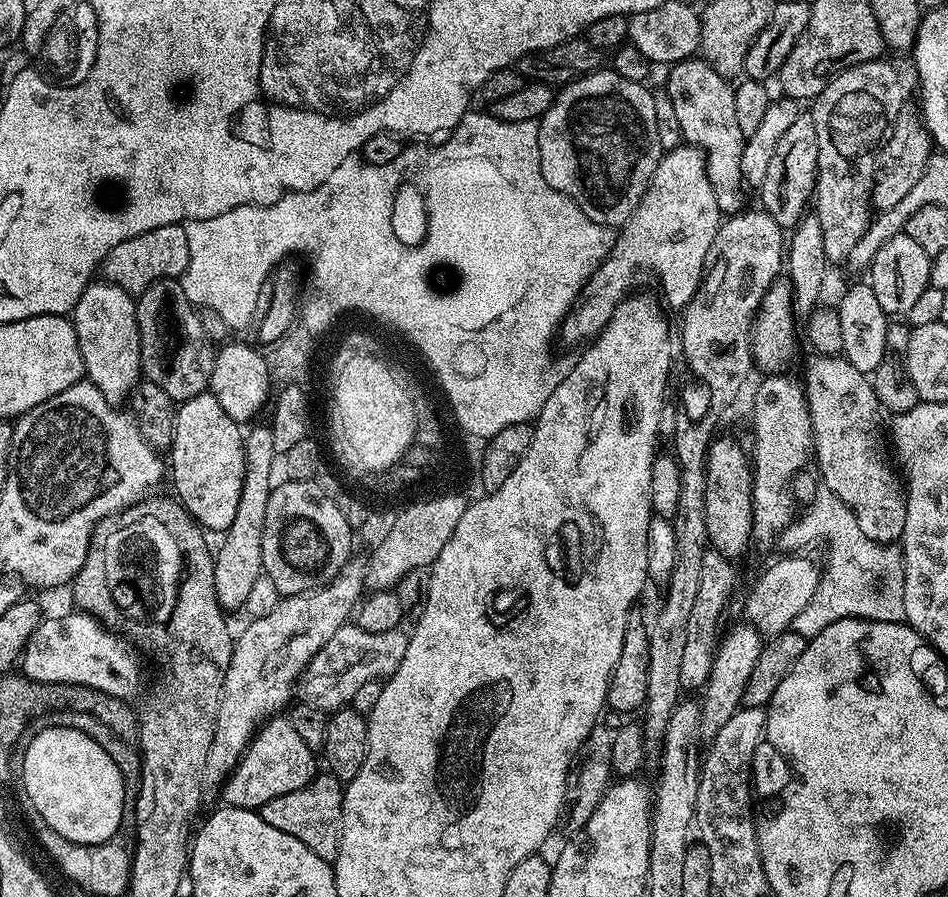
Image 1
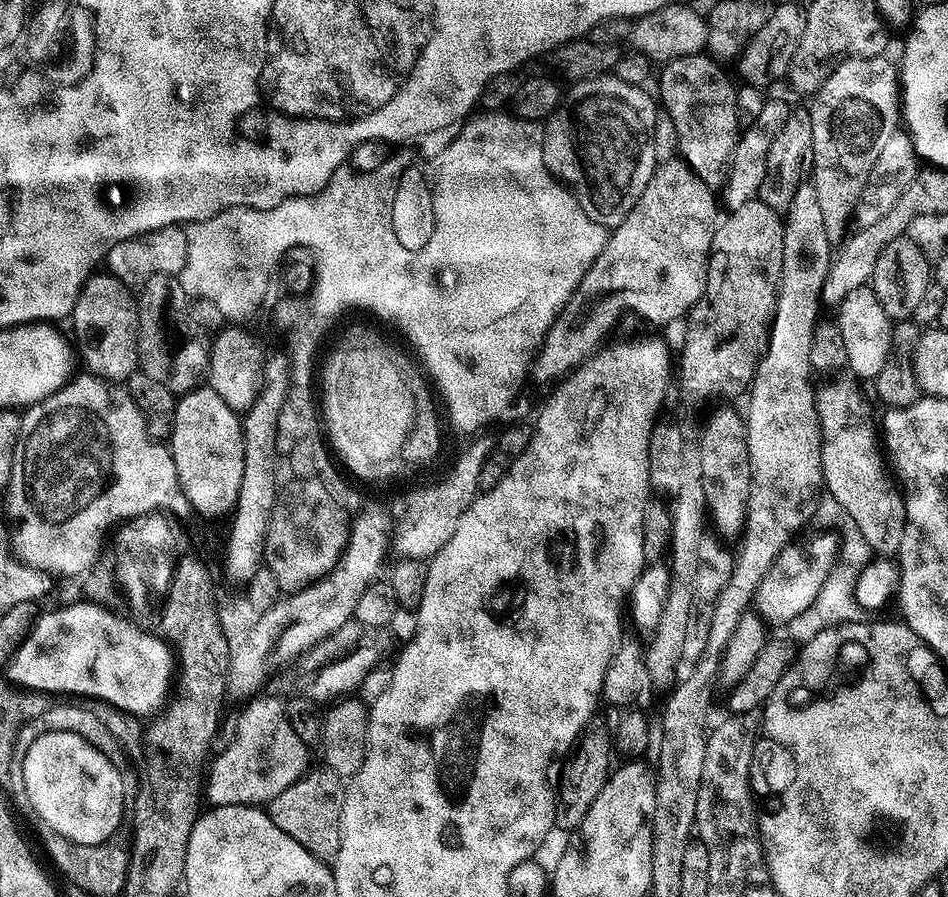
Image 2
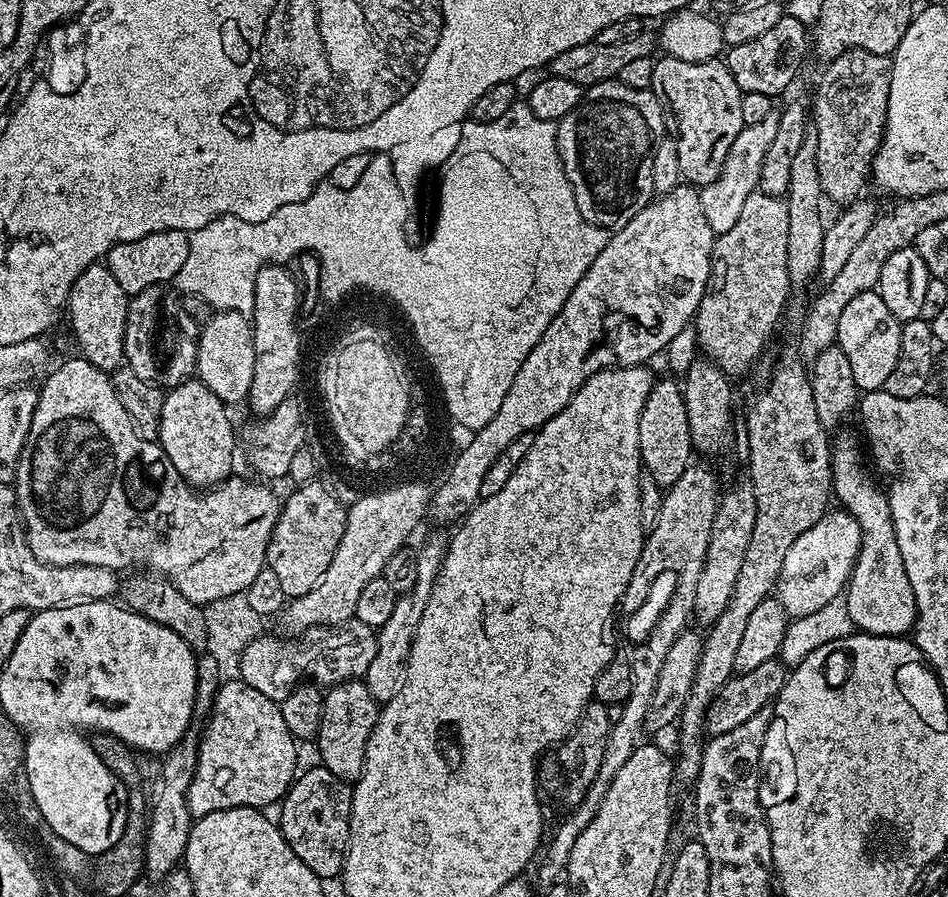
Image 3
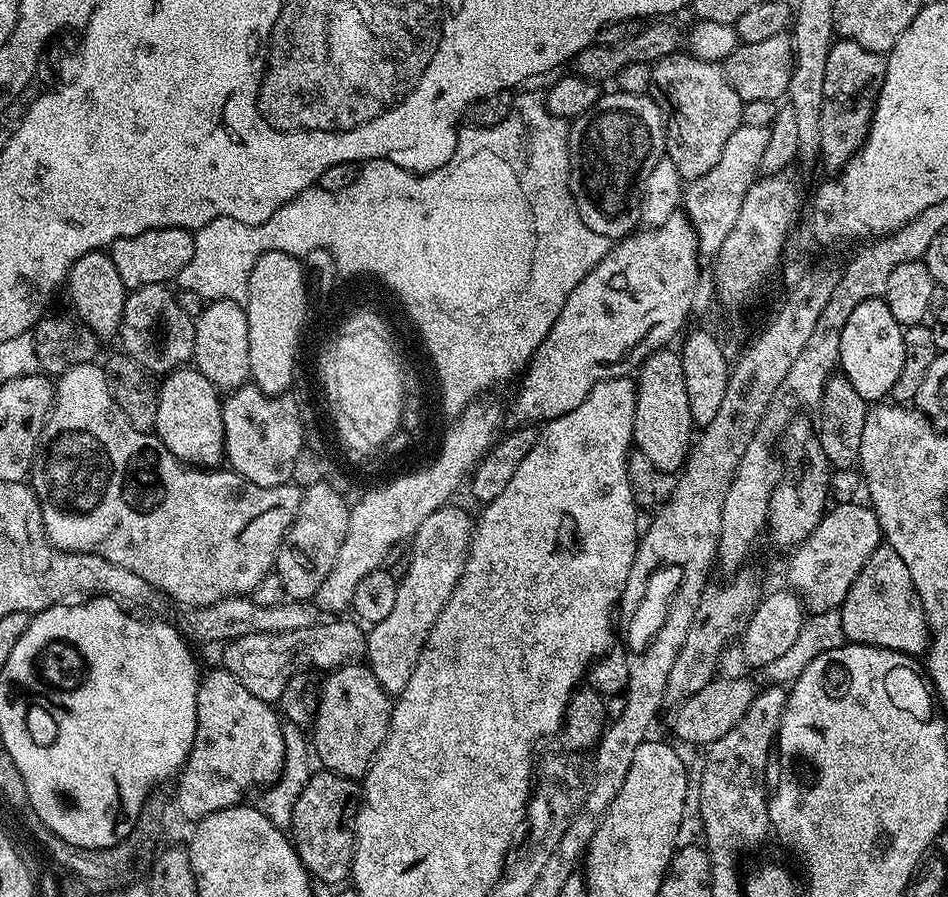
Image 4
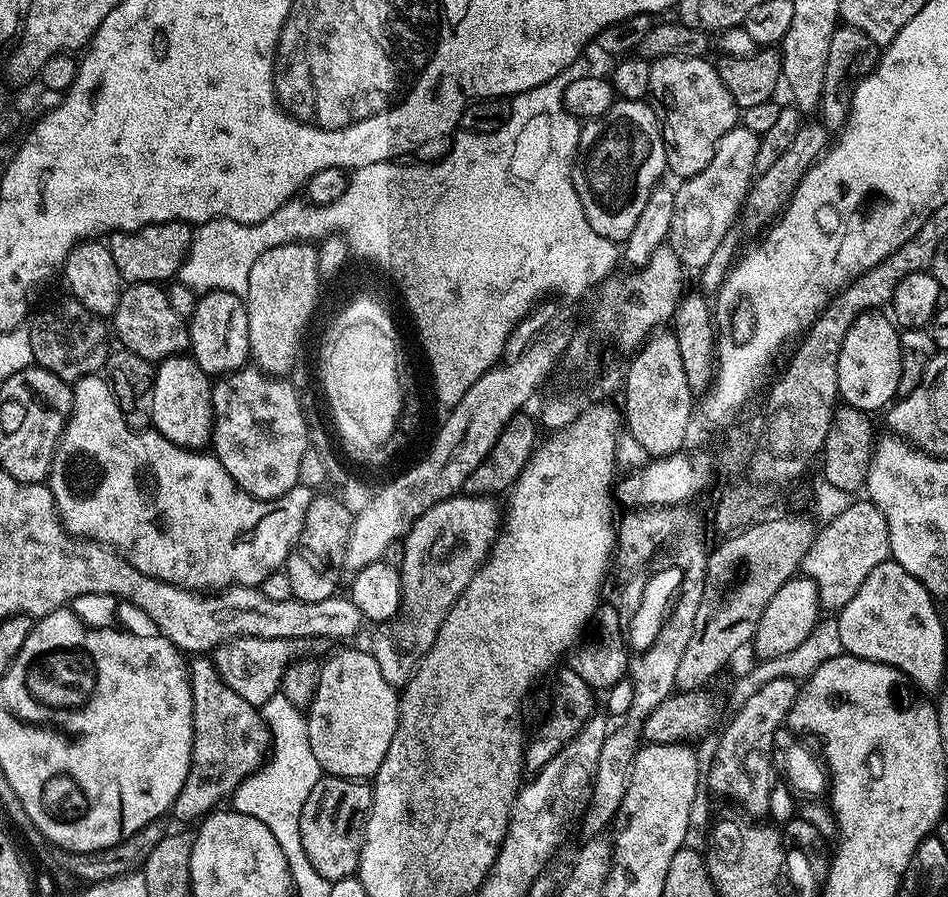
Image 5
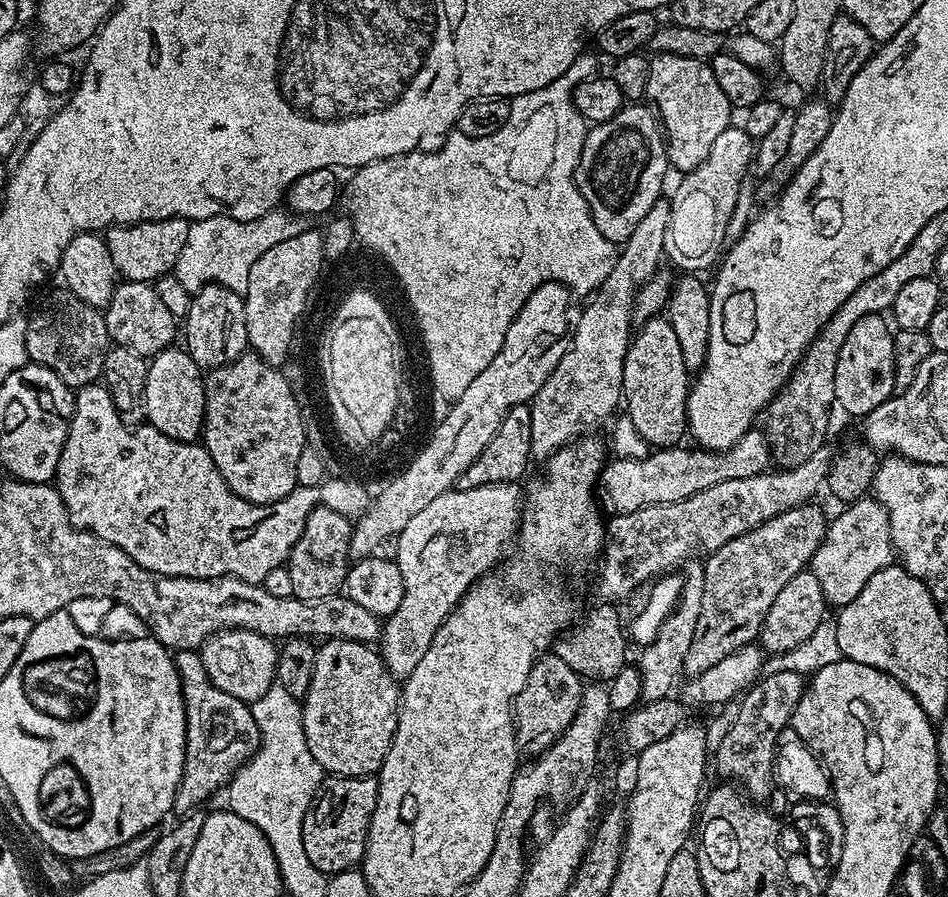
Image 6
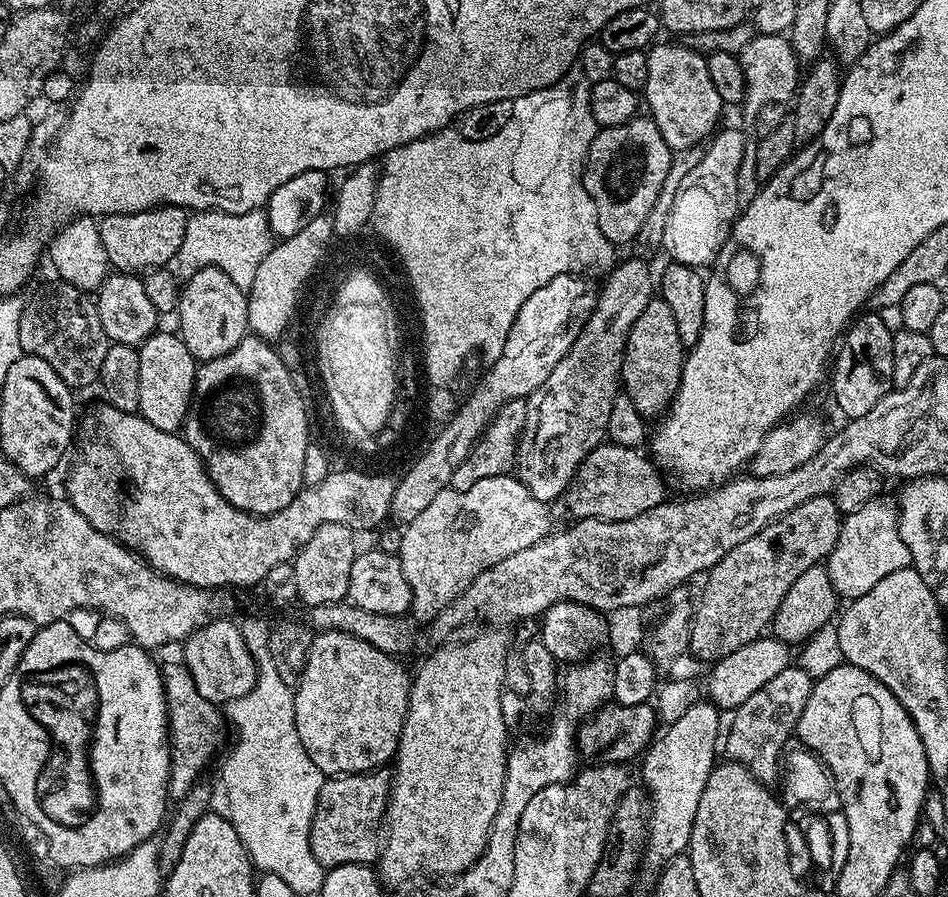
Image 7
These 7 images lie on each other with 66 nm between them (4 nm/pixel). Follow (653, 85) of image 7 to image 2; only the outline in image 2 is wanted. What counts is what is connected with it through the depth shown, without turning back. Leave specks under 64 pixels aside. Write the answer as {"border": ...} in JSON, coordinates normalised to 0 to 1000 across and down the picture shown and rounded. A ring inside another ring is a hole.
{"border":[[[750,61],[725,62],[706,67],[695,77],[695,115],[703,124],[704,133],[711,136],[717,155],[716,173],[723,183],[745,203],[752,212],[763,211],[768,200],[768,184],[772,181],[772,168],[781,154],[783,135],[781,119],[776,116],[775,93],[768,90],[768,85],[755,71]]]}

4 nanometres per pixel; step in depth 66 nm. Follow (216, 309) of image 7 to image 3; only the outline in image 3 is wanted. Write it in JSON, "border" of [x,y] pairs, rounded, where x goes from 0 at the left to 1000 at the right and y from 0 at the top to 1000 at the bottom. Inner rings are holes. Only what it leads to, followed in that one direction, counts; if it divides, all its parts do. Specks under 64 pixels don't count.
{"border":[[[225,347],[211,366],[206,418],[237,453],[261,447],[264,426],[268,426],[268,377],[265,356],[258,349]]]}

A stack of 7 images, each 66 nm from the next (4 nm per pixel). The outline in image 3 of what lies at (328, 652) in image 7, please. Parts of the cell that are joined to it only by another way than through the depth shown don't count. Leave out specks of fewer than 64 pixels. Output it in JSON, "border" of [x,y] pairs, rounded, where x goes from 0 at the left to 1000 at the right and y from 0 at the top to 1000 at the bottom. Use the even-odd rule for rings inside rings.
{"border":[[[383,757],[363,758],[359,763],[347,766],[342,771],[340,787],[340,809],[335,814],[331,833],[338,837],[336,851],[348,863],[368,872],[380,868],[384,862],[386,832],[390,827],[390,818],[401,799],[402,786],[398,785]]]}

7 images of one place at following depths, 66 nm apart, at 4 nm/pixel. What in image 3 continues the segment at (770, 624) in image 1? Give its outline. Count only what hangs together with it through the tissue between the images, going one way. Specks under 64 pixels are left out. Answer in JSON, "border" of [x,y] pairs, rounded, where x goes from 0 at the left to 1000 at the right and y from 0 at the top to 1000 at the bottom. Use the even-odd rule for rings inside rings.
{"border":[[[889,569],[870,571],[854,591],[842,595],[825,627],[816,657],[818,668],[826,676],[827,683],[833,689],[859,685],[859,680],[867,680],[871,671],[887,668],[899,642],[908,604],[909,591],[905,582]]]}

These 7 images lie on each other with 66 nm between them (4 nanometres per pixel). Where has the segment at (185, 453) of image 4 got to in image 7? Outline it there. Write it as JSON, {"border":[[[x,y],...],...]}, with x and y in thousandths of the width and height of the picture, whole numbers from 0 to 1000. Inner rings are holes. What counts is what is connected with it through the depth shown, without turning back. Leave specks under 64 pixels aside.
{"border":[[[166,368],[147,385],[148,394],[148,458],[167,479],[189,483],[207,436],[209,402],[196,390],[193,379],[185,369]]]}

